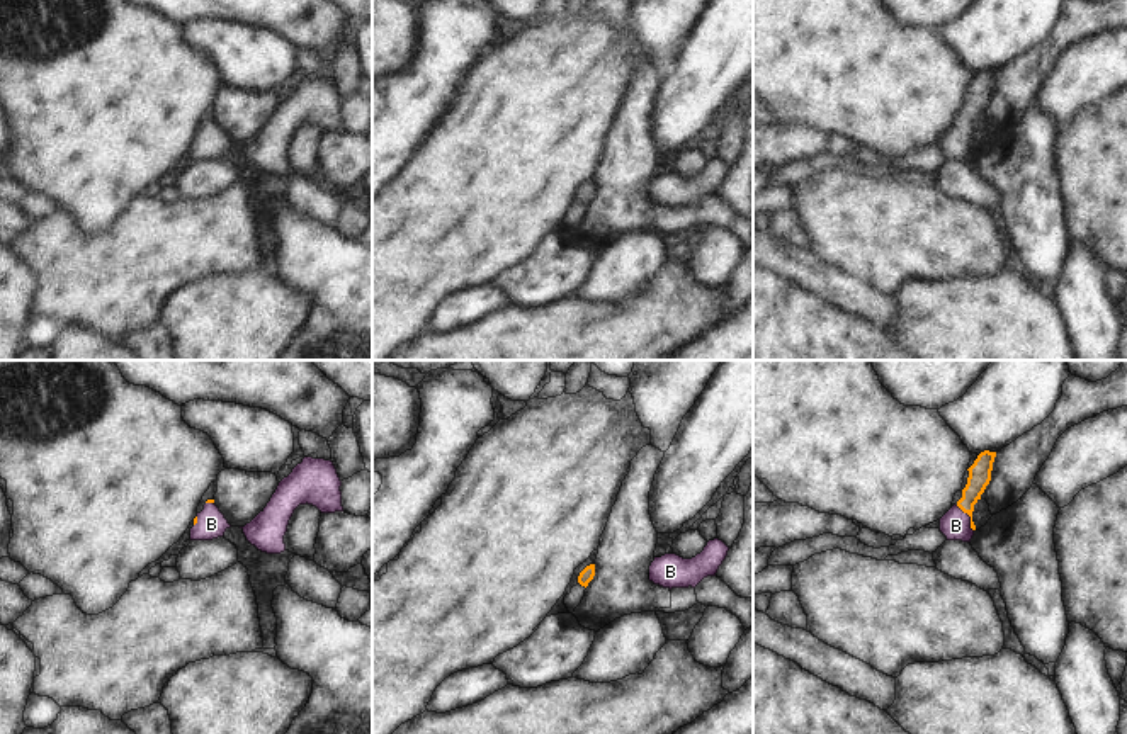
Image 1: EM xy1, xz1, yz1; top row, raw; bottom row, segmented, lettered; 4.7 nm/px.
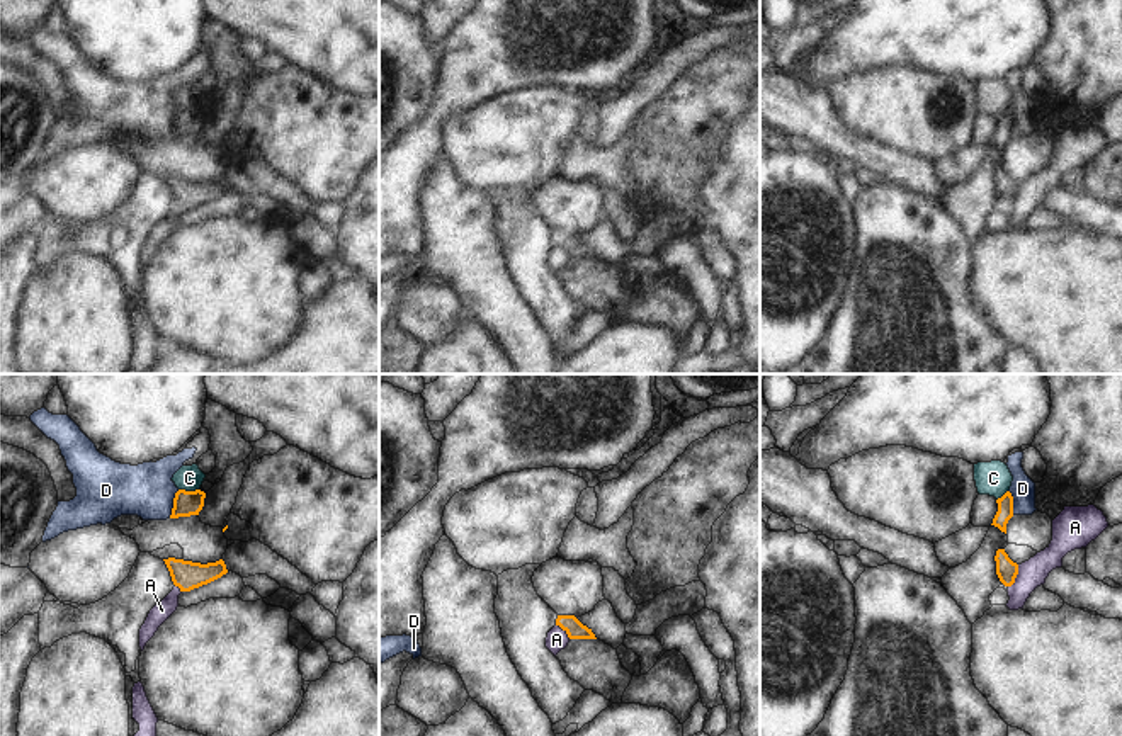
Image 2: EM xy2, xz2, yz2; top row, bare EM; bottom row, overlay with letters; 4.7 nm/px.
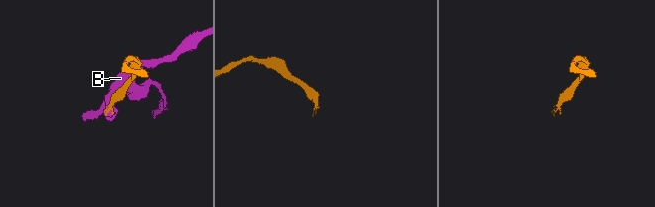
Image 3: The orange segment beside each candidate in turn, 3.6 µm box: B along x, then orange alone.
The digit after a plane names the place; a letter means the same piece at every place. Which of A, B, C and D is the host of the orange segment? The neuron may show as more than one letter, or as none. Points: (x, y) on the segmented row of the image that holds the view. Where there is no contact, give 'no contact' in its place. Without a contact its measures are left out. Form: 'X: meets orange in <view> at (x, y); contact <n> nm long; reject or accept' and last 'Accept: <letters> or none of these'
A: meets orange in yz2 at (1015, 577); contact 120 nm long; reject
B: meets orange in yz1 at (969, 515); contact 150 nm long; accept
C: meets orange in xy2 at (189, 492); contact 100 nm long; reject
D: meets orange in xy2 at (174, 503); contact 140 nm long; reject
Accept: B

